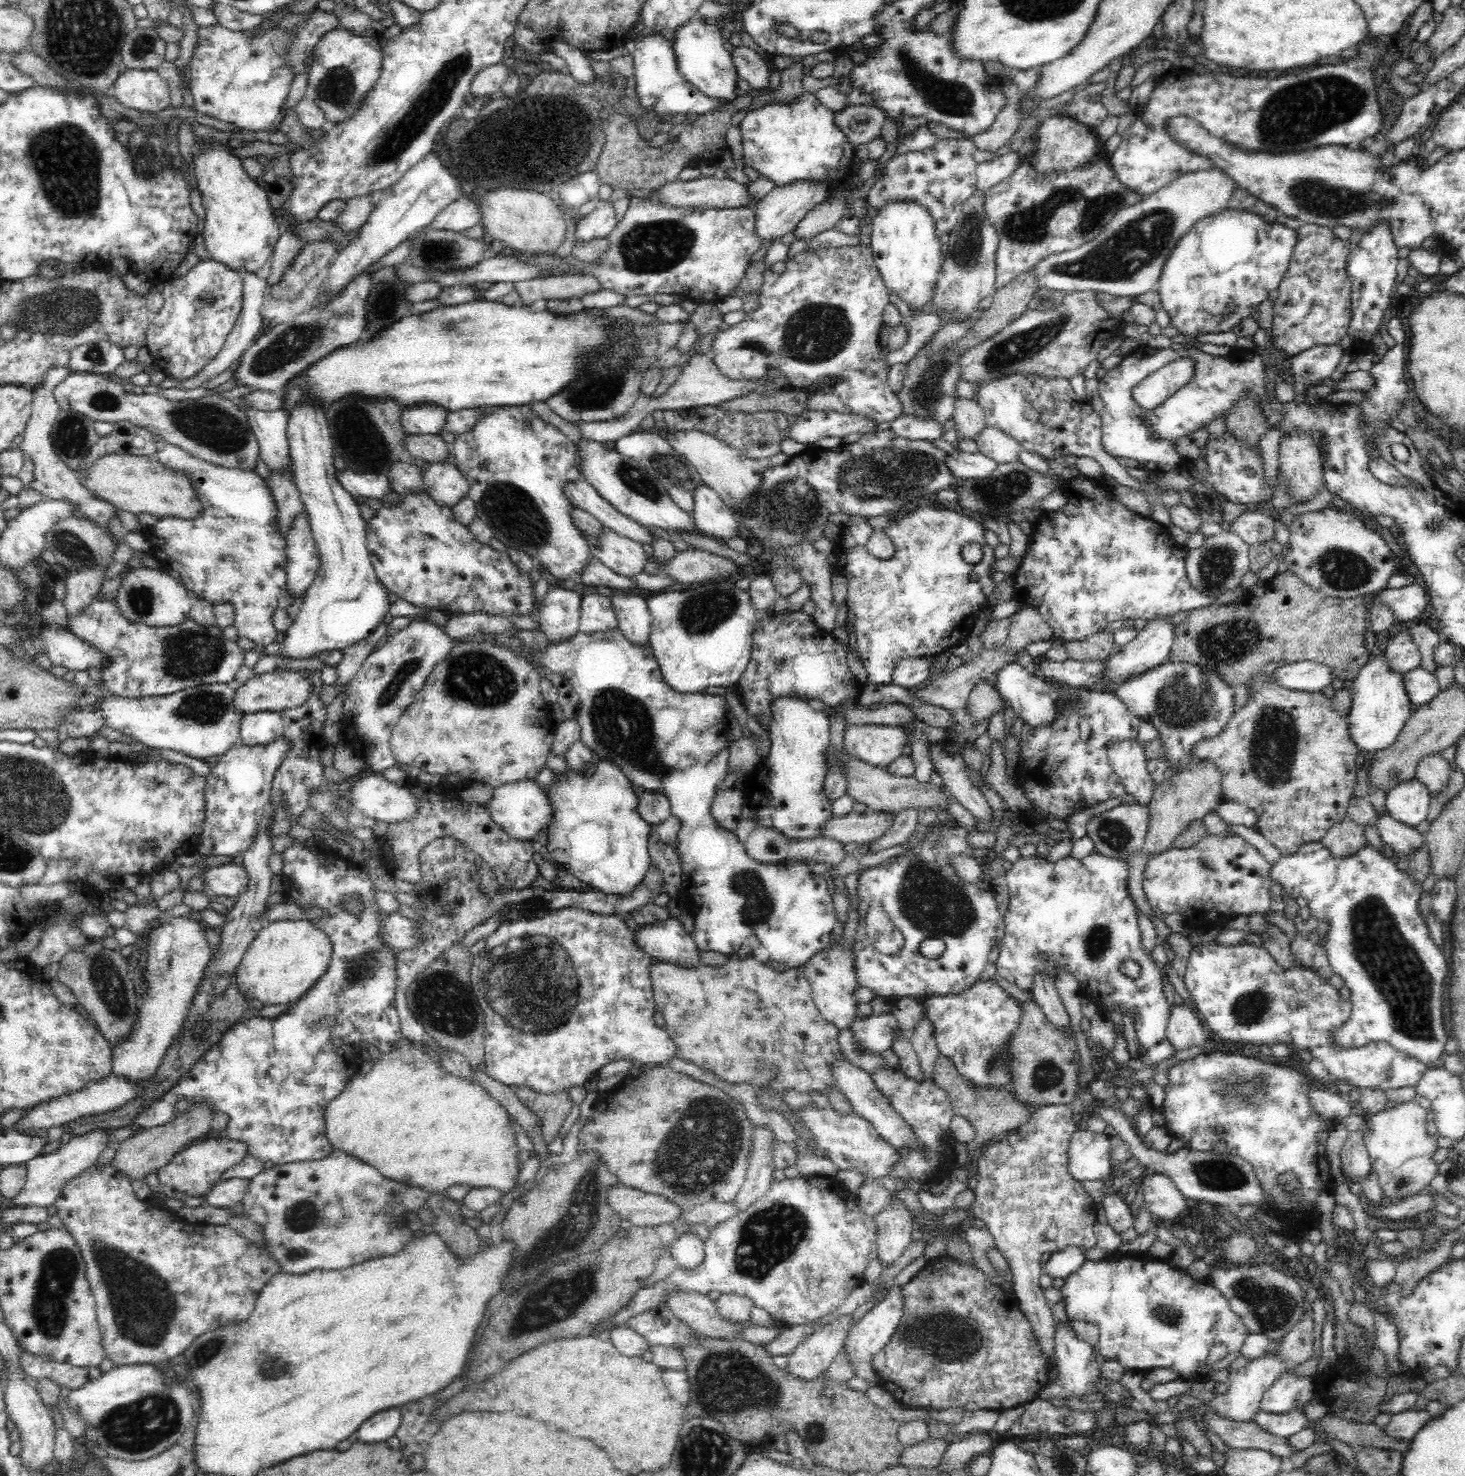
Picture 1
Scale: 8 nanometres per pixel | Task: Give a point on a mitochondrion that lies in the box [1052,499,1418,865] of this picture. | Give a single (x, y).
(1274, 742)

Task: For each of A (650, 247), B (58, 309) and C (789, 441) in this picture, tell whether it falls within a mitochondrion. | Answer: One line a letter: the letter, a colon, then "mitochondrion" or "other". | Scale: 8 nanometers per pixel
A: mitochondrion
B: mitochondrion
C: other

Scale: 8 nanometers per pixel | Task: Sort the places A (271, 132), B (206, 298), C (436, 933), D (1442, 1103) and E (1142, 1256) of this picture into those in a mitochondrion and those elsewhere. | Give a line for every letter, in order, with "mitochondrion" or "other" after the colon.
A: other
B: mitochondrion
C: other
D: other
E: other

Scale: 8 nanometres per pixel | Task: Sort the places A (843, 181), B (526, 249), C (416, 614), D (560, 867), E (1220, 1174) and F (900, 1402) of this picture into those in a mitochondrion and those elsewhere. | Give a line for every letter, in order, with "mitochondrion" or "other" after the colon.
A: other
B: other
C: other
D: other
E: mitochondrion
F: other

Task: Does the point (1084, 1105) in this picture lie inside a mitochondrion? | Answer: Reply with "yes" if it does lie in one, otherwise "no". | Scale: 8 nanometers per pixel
no

